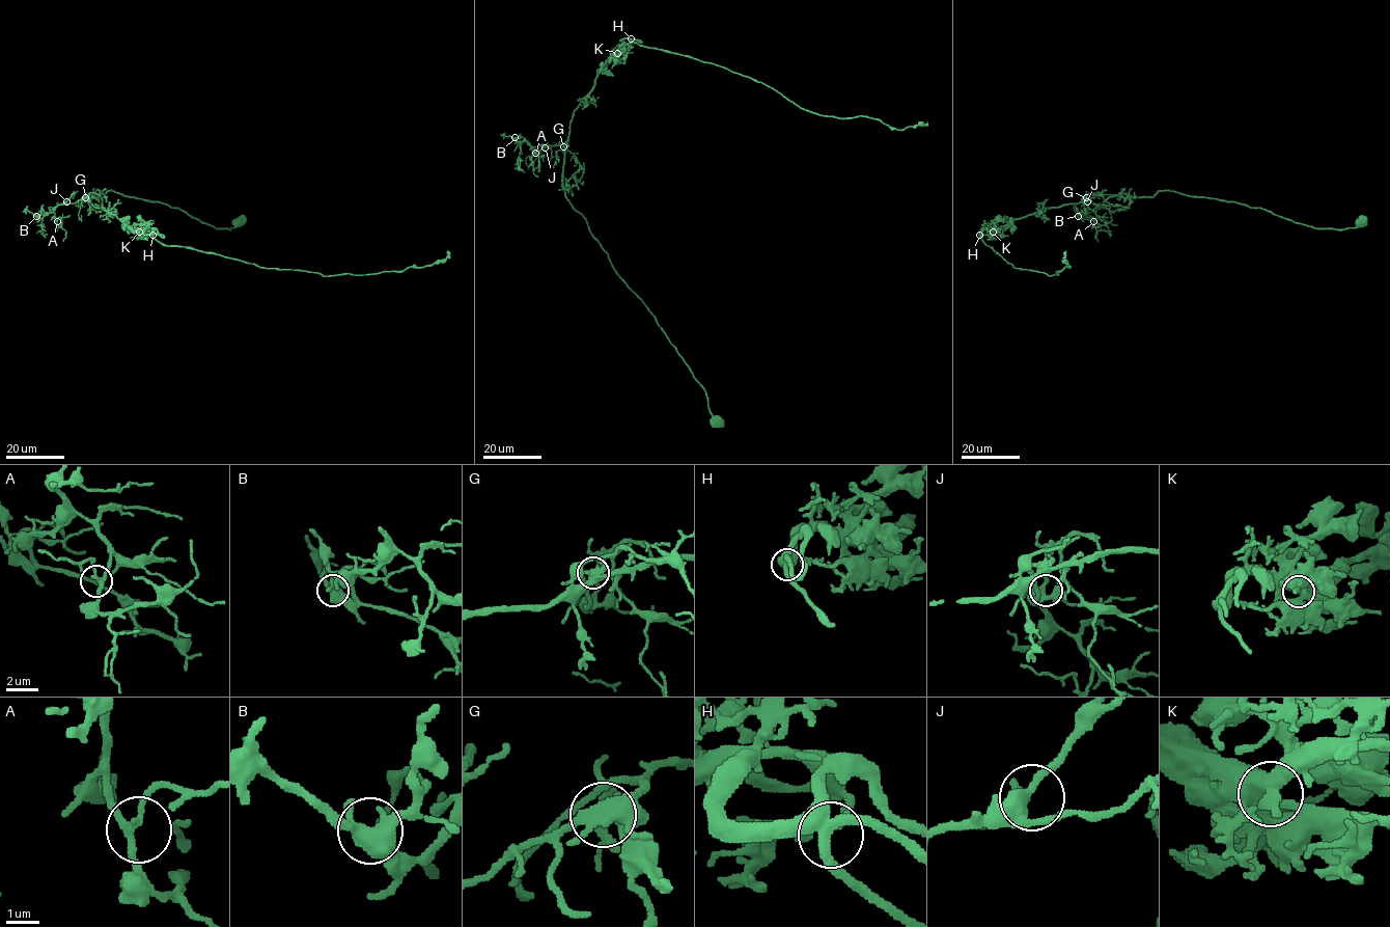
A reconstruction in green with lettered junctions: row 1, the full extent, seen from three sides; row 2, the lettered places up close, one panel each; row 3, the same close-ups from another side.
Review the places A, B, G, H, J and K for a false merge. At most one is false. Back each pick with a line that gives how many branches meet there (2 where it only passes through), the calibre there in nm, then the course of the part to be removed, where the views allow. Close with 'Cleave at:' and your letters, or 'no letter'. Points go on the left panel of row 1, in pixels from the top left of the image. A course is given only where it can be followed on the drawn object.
G: branches 3; calibre 320 nm; course (85, 197), (61, 203), (47, 213), (42, 219), (42, 233), (47, 234)
Cleave at: G

